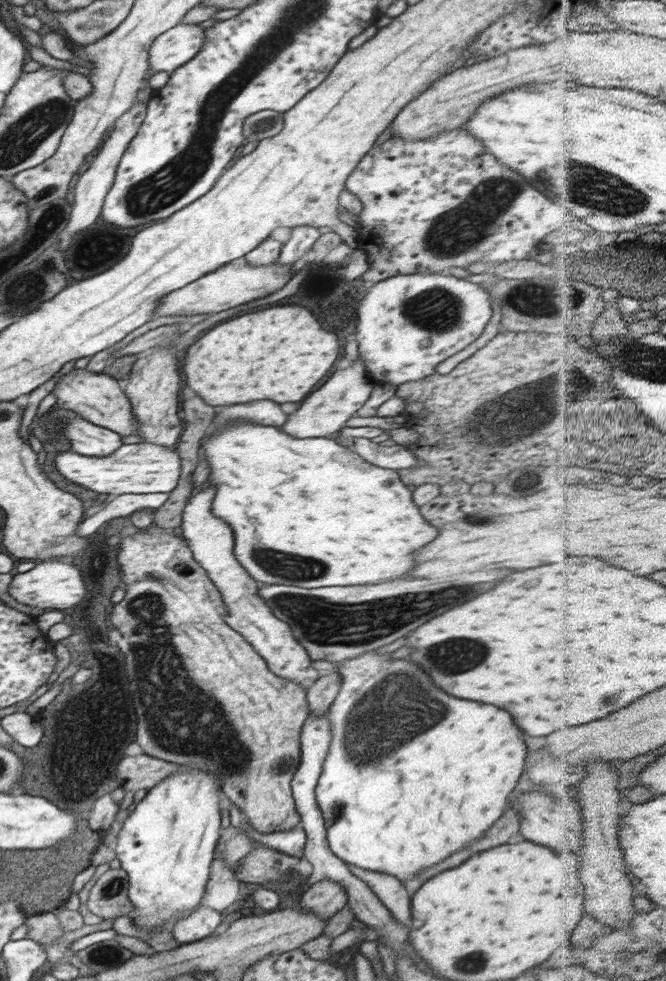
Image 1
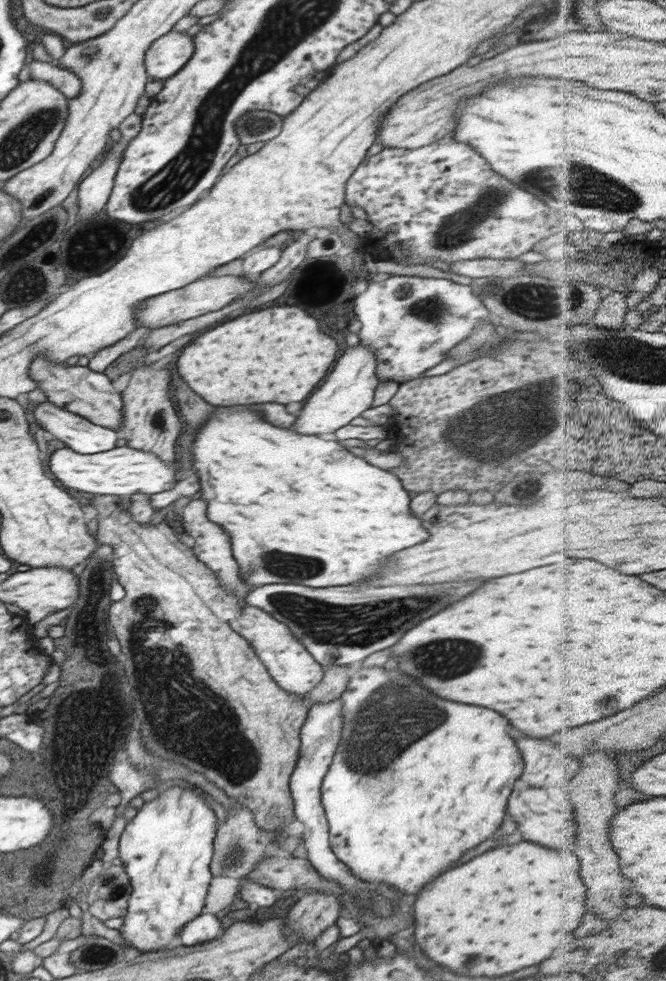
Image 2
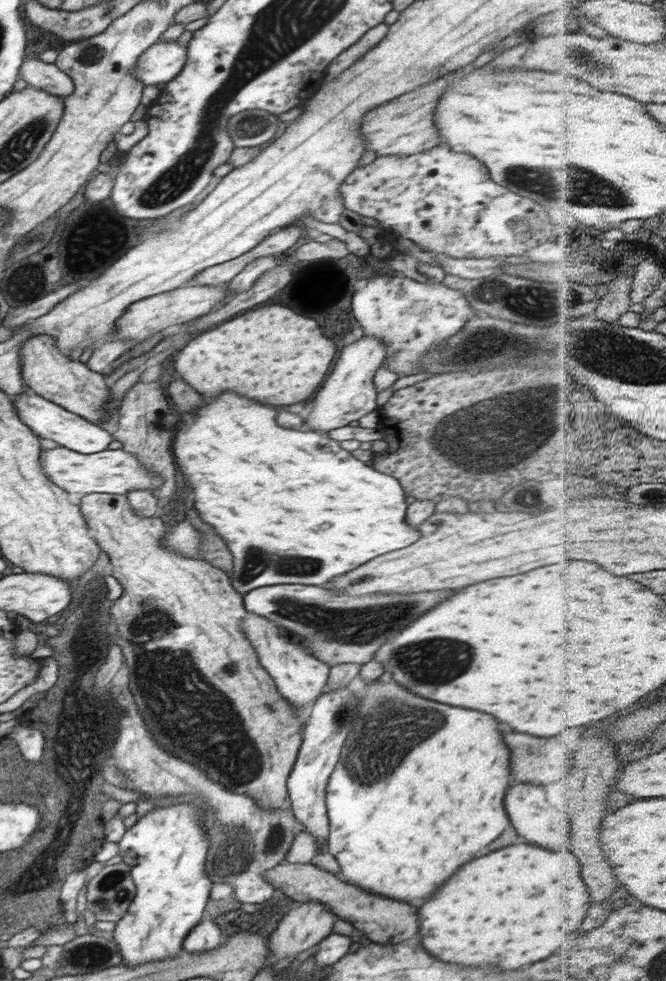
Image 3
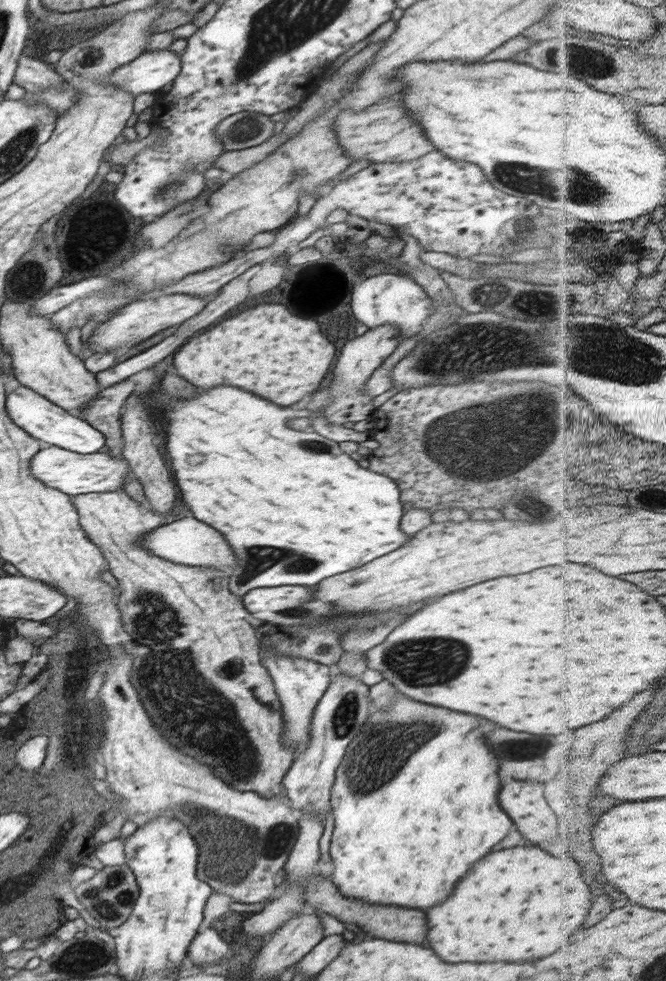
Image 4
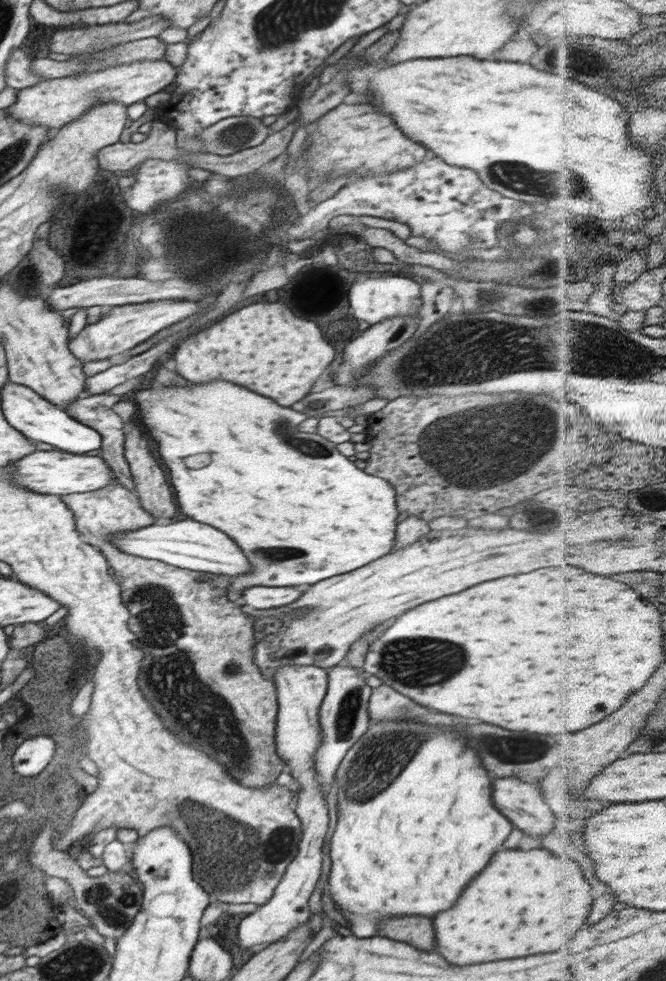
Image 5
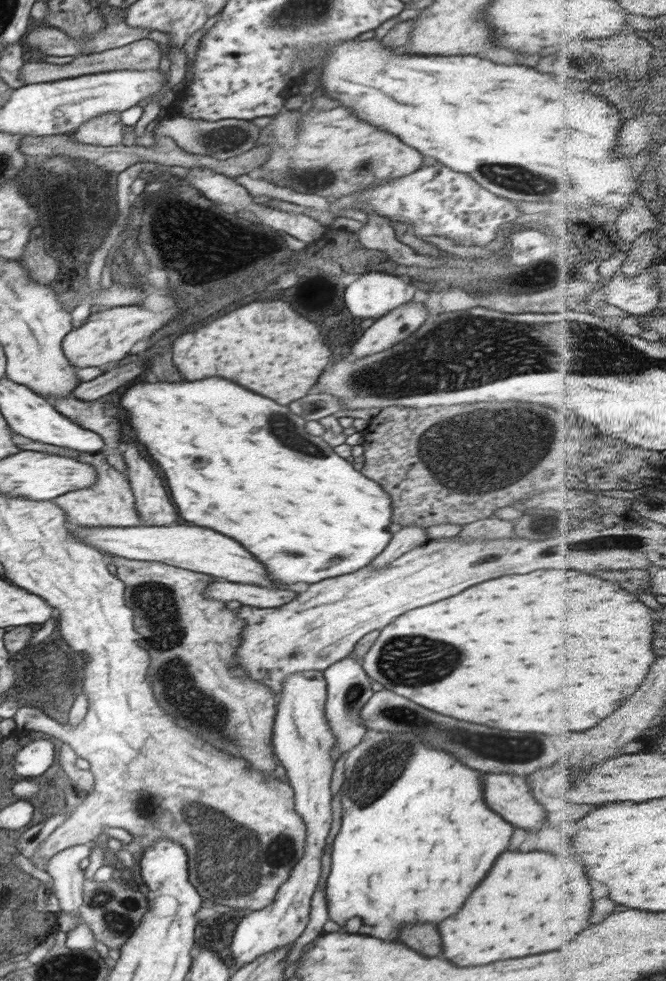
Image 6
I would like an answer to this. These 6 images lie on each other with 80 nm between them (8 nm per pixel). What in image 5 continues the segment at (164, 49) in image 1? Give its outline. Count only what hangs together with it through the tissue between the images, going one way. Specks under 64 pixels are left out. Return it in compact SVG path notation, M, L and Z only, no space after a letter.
M163 57L158 60L139 60L130 64L113 65L98 72L82 73L77 77L72 75L44 79L30 88L19 89L16 101L7 107L7 114L24 124L39 124L56 130L80 118L103 100L121 102L128 107L140 102L175 82L177 72L178 69L174 69Z

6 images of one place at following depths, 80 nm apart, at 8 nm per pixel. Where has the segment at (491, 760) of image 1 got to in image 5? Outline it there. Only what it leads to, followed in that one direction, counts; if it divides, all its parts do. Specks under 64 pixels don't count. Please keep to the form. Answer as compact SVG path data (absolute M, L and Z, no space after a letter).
M371 720L368 730L352 745L337 768L338 793L337 810L338 825L330 842L331 869L328 878L328 889L337 909L349 922L349 928L354 936L368 938L379 934L379 924L384 916L406 916L406 914L420 914L420 916L436 916L458 900L466 884L478 876L490 862L490 858L498 852L498 848L506 842L511 834L512 824L493 805L491 799L491 782L488 772L480 766L478 756L464 748L464 742L454 732L442 732L438 726L424 726L416 722L394 722L394 720Z

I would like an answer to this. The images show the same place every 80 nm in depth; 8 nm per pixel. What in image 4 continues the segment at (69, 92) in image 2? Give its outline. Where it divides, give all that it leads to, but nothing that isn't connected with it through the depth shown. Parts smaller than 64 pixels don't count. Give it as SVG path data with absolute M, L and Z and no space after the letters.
M22 54L18 57L13 83L33 93L45 88L63 87L66 81L49 63Z

